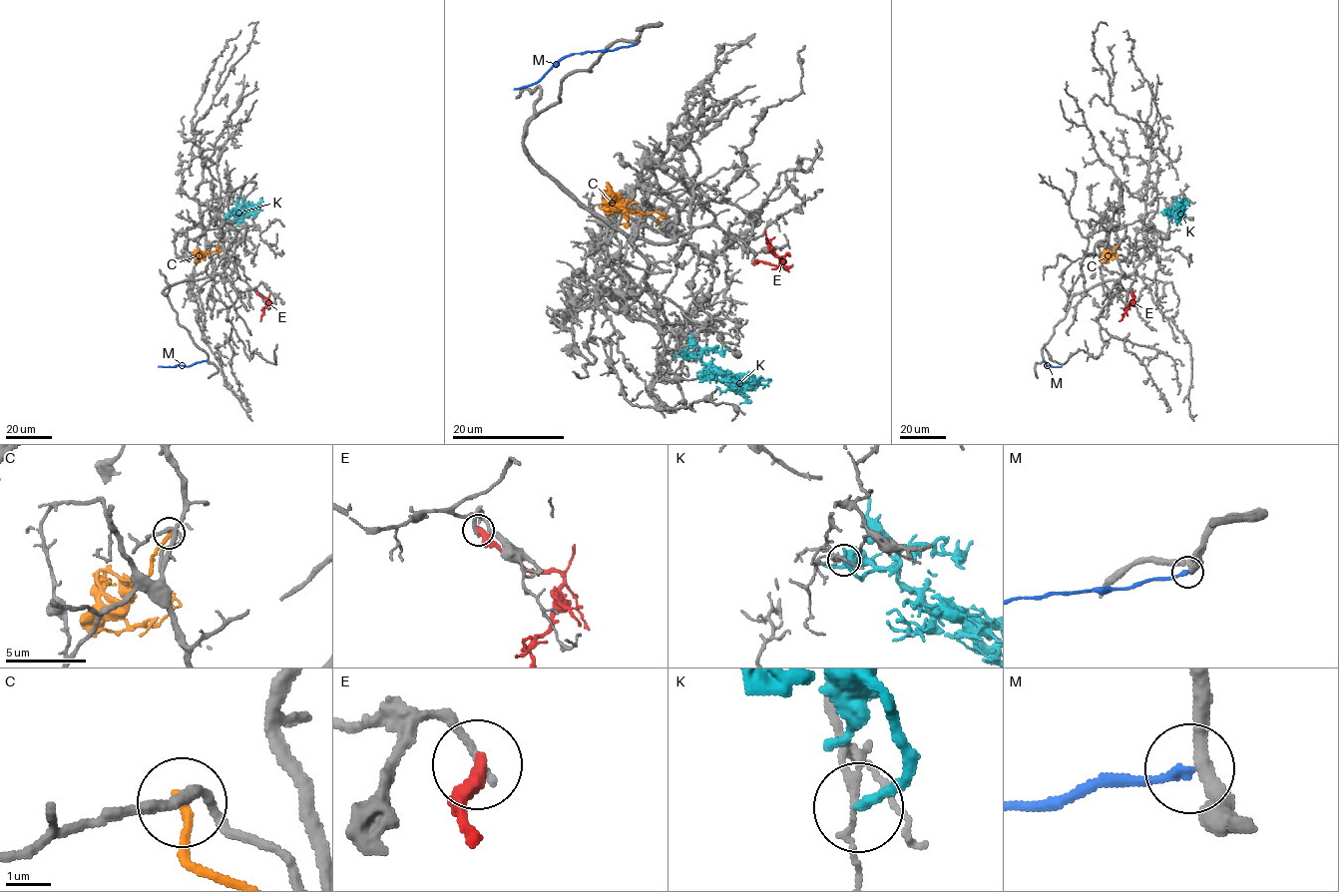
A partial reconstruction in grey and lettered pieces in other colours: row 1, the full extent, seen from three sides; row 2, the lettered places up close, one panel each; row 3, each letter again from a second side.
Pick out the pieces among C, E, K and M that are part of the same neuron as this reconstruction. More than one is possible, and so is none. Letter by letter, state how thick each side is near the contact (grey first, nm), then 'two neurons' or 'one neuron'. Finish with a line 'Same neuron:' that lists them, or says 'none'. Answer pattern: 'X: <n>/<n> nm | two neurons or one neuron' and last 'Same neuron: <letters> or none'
C: 220/240 nm | two neurons
E: 200/420 nm | two neurons
K: 110/200 nm | two neurons
M: 320/200 nm | two neurons
Same neuron: none

